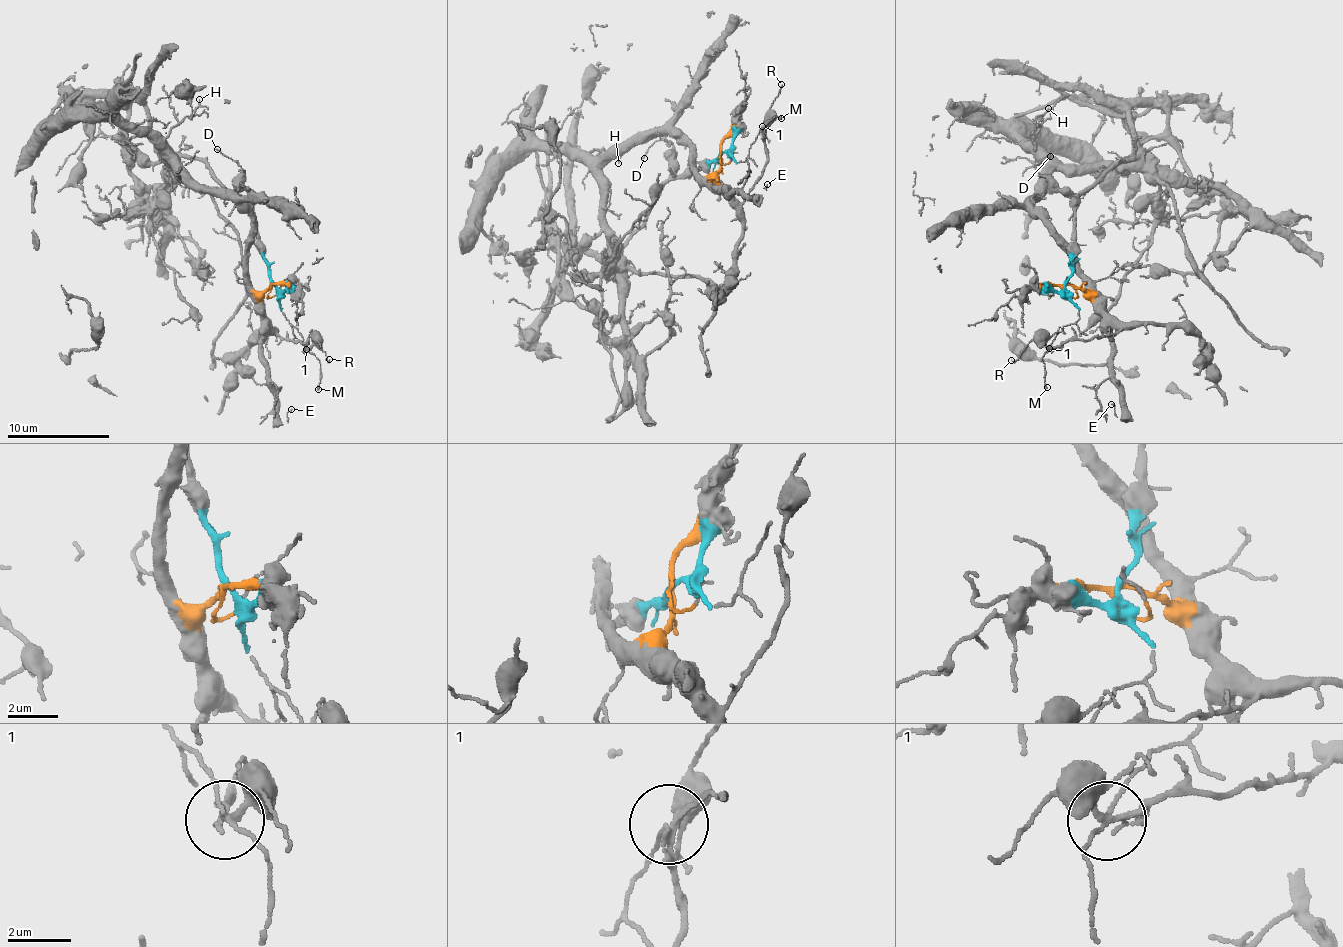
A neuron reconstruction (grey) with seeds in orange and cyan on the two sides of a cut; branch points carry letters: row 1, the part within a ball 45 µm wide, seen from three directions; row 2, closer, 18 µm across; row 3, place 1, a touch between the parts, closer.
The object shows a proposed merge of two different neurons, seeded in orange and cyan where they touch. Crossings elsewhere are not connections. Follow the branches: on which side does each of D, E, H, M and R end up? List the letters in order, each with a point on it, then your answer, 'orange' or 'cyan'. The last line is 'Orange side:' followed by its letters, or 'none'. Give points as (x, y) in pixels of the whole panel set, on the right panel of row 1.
D: (1050, 156) | cyan
E: (1111, 404) | orange
H: (1048, 108) | orange
M: (1047, 387) | cyan
R: (1011, 360) | orange
Orange side: E, H, R

